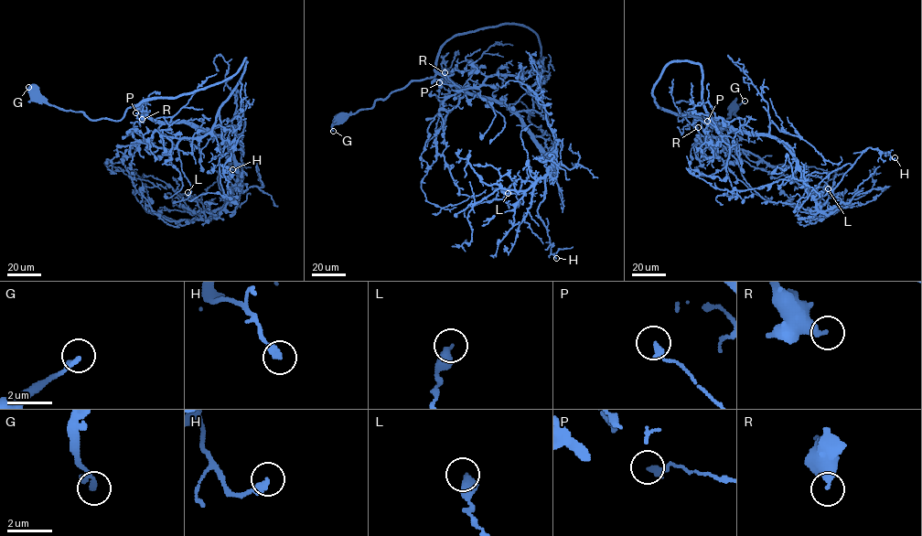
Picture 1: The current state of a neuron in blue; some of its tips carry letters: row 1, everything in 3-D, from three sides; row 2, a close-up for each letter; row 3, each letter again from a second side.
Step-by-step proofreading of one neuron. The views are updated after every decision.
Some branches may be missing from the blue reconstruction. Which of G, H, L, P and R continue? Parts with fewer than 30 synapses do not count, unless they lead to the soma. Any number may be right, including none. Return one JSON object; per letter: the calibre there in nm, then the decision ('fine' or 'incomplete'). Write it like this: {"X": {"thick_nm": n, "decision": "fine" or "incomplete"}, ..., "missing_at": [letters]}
{"G": {"thick_nm": 260, "decision": "fine"}, "H": {"thick_nm": 280, "decision": "fine"}, "L": {"thick_nm": 460, "decision": "fine"}, "P": {"thick_nm": 240, "decision": "fine"}, "R": {"thick_nm": 360, "decision": "fine"}, "missing_at": []}

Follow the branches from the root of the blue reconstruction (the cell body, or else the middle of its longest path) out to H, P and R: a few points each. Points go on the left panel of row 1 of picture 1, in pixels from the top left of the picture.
H: (34, 94), (91, 120), (133, 107), (218, 135), (237, 166), (225, 204), (217, 176), (228, 156), (232, 169)
P: (34, 94), (55, 106), (81, 112), (91, 120), (119, 121), (133, 107), (140, 108), (153, 120), (135, 112)
R: (34, 94), (55, 106), (81, 112), (91, 120), (119, 121), (133, 107), (143, 109), (142, 119)

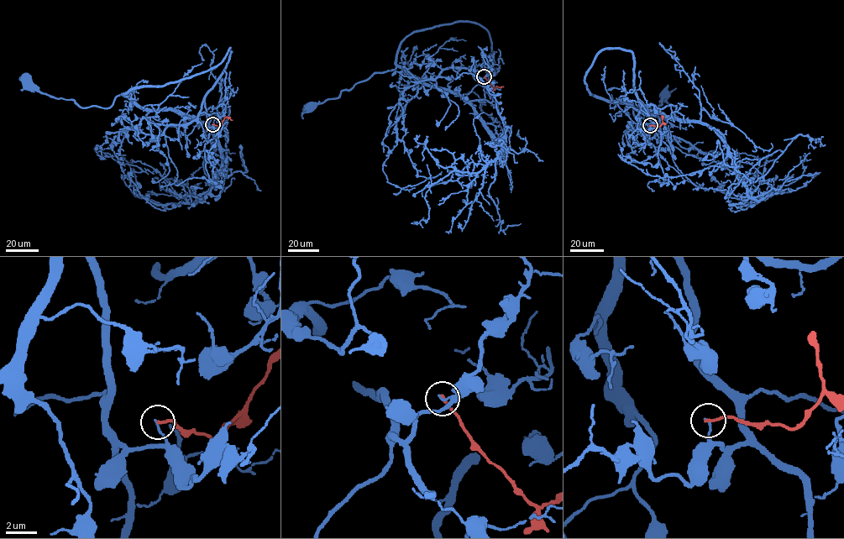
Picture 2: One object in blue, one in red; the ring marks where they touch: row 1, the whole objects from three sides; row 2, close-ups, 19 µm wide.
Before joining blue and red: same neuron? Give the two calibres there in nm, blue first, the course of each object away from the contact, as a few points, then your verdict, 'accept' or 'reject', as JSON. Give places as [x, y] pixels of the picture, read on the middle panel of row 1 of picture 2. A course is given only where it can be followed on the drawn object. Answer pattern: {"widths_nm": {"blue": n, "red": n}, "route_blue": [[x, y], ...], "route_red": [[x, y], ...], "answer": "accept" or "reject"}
{"widths_nm": {"blue": 140, "red": 190}, "route_blue": [[484, 76], [481, 84], [491, 102], [463, 100], [423, 85], [397, 66], [373, 74], [338, 97], [308, 108]], "route_red": [[484, 76], [493, 86], [503, 86]], "answer": "reject"}

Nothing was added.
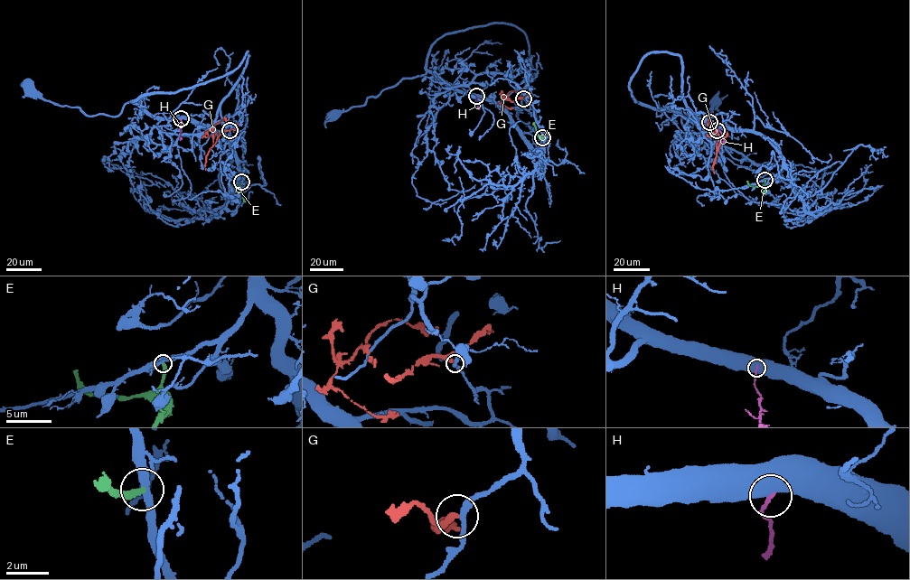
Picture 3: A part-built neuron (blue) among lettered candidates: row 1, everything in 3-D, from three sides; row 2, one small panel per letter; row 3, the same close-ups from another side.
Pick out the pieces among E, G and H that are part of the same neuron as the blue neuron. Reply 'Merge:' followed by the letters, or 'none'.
Merge: none

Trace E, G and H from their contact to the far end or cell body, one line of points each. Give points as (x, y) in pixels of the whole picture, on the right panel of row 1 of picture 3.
E: (764, 179), (760, 186), (751, 186), (747, 181)
G: (717, 130), (720, 140), (717, 147), (713, 130), (720, 138), (727, 135), (727, 131)
H: (709, 123), (720, 132), (722, 144)

